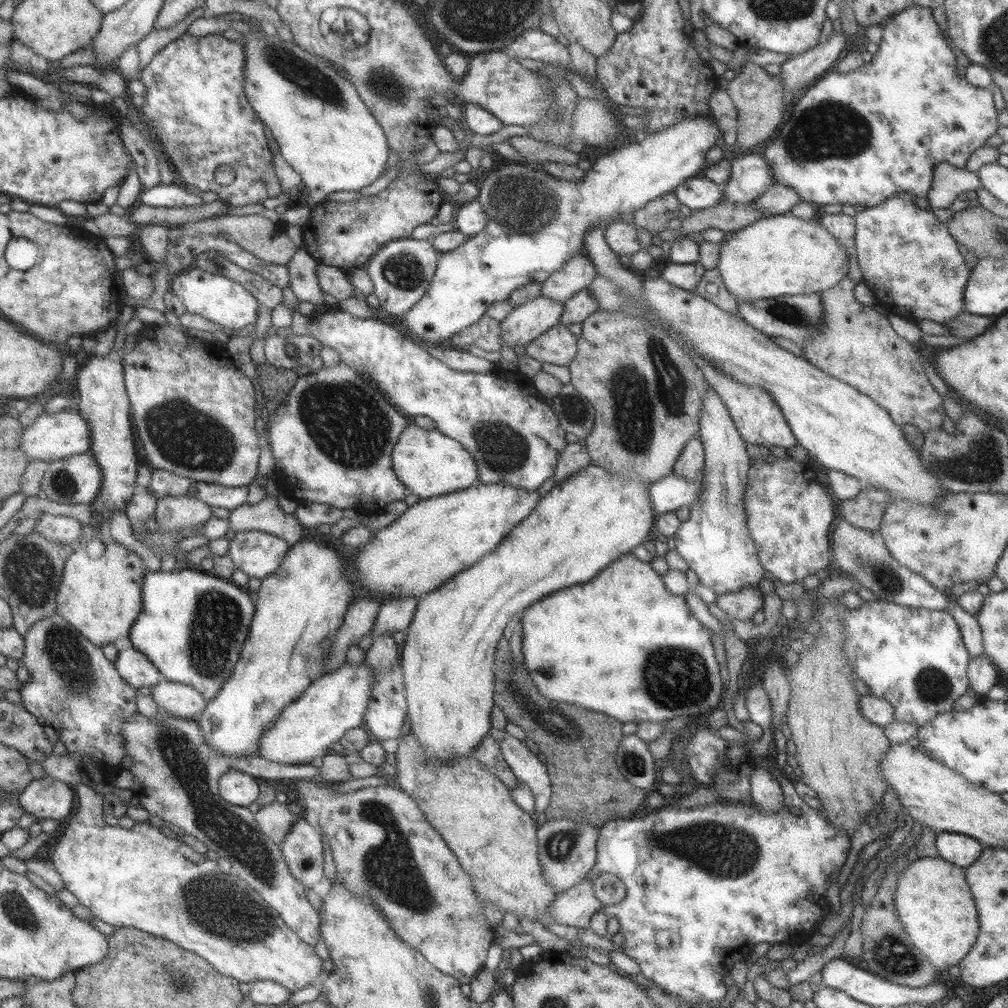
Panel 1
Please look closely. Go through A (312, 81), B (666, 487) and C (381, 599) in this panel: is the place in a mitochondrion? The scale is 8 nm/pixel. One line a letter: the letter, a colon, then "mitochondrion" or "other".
A: mitochondrion
B: other
C: other

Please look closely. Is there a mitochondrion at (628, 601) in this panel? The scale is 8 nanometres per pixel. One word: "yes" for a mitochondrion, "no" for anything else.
no

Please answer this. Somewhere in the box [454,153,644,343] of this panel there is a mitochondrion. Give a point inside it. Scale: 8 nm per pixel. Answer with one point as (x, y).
(524, 205)

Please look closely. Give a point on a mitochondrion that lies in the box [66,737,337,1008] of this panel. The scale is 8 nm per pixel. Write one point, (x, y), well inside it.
(213, 904)

